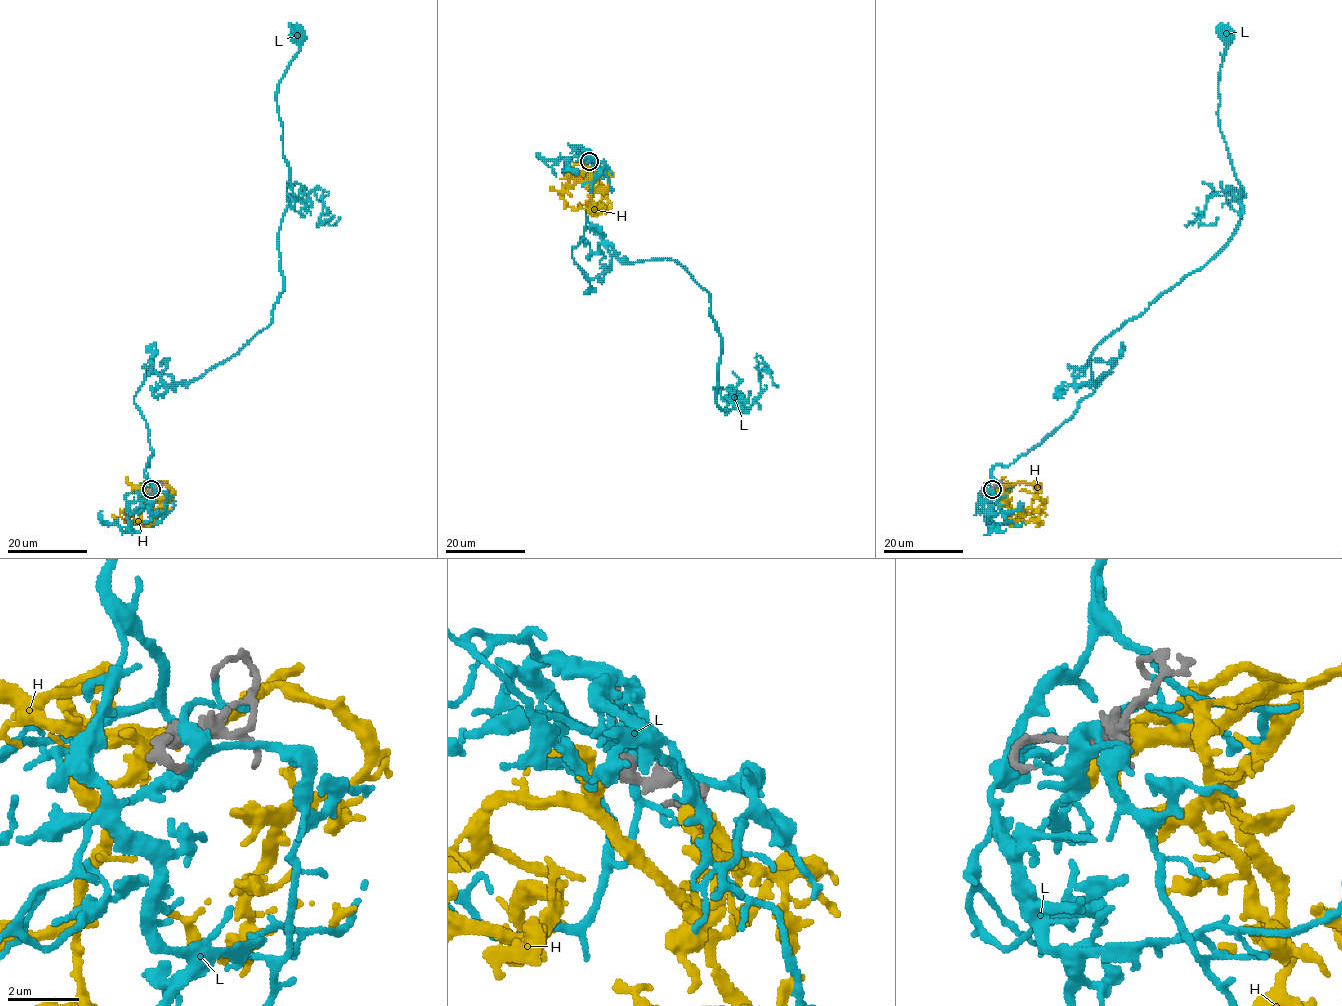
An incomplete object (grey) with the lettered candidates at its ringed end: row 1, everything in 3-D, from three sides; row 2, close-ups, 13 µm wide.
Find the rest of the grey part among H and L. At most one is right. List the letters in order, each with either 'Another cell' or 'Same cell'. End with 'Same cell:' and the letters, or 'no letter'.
H: Same cell
L: Another cell
Same cell: H

